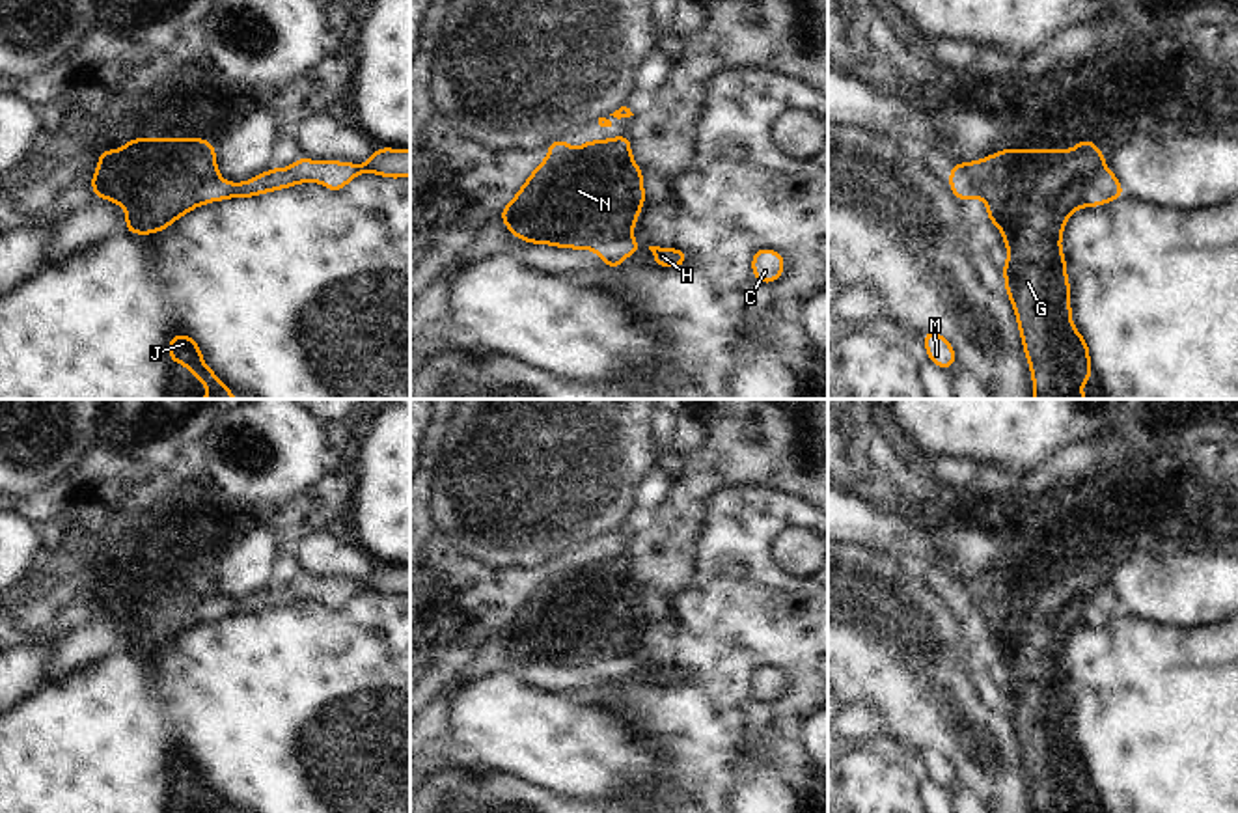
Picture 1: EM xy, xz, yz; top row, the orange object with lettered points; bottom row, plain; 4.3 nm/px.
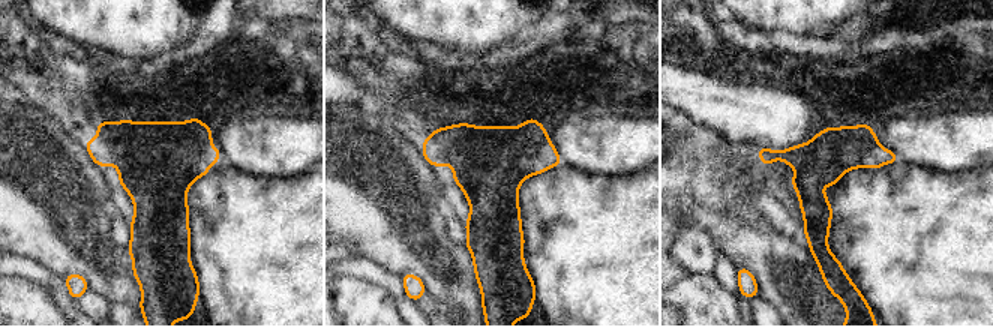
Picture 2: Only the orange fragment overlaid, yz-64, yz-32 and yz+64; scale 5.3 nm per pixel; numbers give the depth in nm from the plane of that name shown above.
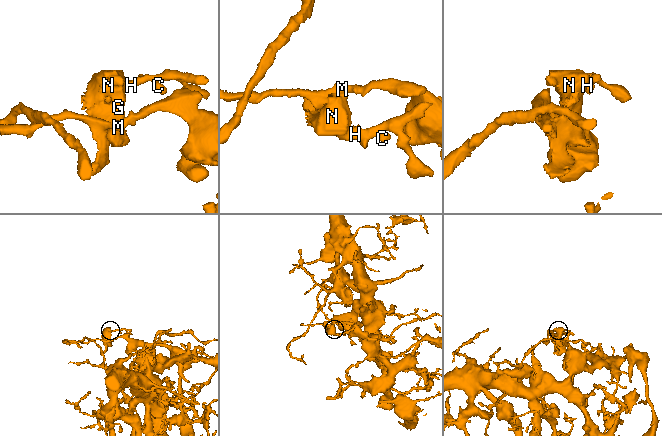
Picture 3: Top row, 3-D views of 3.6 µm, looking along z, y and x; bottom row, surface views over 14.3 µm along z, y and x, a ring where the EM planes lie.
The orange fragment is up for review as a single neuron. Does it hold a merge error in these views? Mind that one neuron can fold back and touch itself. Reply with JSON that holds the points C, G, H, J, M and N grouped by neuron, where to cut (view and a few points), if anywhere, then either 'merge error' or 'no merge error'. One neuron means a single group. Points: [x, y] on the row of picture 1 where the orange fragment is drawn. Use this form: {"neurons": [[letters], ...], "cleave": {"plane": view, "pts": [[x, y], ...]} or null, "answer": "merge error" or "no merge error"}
{"neurons": [["C", "H"], ["G", "J", "M", "N"]], "cleave": {"plane": "yz", "pts": [[1106, 168], [1095, 179], [1095, 191], [1087, 206]]}, "answer": "merge error"}

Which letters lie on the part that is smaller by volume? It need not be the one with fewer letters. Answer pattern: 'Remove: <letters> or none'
Remove: C, H

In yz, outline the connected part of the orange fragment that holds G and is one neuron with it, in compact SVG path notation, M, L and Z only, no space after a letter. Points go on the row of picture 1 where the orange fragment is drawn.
M1083 138L1072 149L1005 147L979 160L949 166L949 190L955 200L981 198L986 203L986 220L1001 231L1009 254L1001 267L1005 295L1012 304L1024 356L1029 364L1033 399L1089 399L1081 393L1081 386L1093 379L1091 352L1087 339L1072 324L1072 287L1066 276L1066 255L1061 250L1061 241L1070 214L1089 207L1087 200L1096 192L1094 179L1104 172L1106 155L1091 138Z

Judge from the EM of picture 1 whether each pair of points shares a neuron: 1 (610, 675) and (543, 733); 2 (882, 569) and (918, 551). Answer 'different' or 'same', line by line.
1: different
2: different

